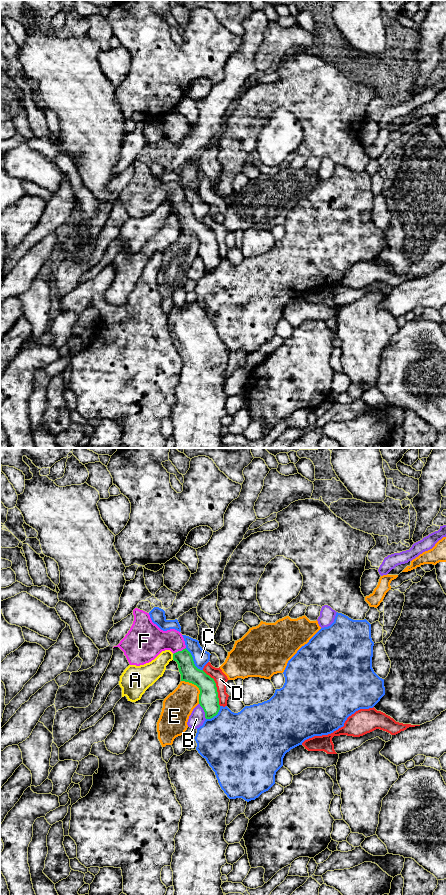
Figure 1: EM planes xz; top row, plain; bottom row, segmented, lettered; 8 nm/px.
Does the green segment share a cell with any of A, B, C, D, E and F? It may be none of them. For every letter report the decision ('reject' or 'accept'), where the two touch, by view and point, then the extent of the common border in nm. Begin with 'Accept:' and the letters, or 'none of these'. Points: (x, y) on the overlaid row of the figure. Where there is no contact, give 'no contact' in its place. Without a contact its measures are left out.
Accept: F
A: reject; meets green in xz at (173, 657); contact 50 nm long
B: reject; meets green in xz at (204, 711); contact 140 nm long
C: reject; meets green in xz at (192, 660); contact 240 nm long
D: reject; meets green in xz at (216, 687); contact 320 nm long
E: reject; meets green in xz at (197, 686); contact 240 nm long
F: accept; meets green in xz at (179, 651); contact 120 nm long

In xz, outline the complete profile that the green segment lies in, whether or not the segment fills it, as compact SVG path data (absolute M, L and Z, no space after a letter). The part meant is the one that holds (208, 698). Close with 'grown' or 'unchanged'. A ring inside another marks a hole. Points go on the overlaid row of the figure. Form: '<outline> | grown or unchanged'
M135 608L133 624L117 646L126 656L130 665L144 665L154 660L162 651L170 650L177 662L181 681L196 685L199 690L199 704L205 718L211 719L220 710L216 683L203 670L198 669L191 653L186 649L182 634L170 629L161 630L154 624L149 613Z | grown

